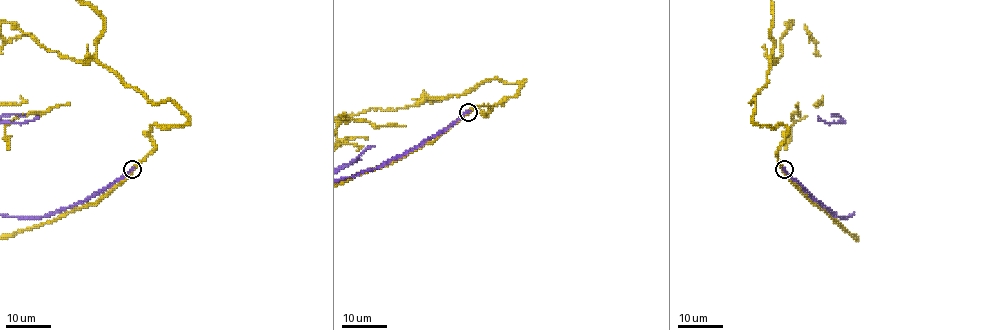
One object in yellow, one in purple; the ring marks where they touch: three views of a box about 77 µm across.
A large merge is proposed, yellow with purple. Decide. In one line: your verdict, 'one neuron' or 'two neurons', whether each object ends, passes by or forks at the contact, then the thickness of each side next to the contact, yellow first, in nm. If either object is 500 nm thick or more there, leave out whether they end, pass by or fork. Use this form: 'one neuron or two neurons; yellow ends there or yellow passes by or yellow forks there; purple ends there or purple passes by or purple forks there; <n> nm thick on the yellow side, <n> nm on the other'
two neurons; yellow passes by; purple ends there; 320 nm thick on the yellow side, 280 nm on the other

